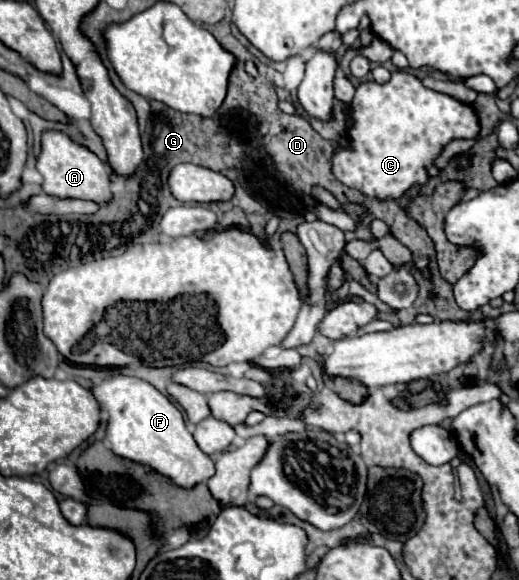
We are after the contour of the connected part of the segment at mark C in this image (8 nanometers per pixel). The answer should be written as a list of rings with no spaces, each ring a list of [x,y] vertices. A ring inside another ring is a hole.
[[[395,71],[387,83],[365,81],[357,87],[351,105],[345,105],[345,113],[351,113],[353,123],[347,127],[345,147],[339,145],[331,159],[331,171],[343,185],[361,191],[367,197],[377,199],[401,199],[411,187],[429,183],[427,169],[433,167],[445,145],[453,139],[473,139],[479,135],[479,117],[471,105],[465,105],[451,95],[427,89],[415,75]]]

